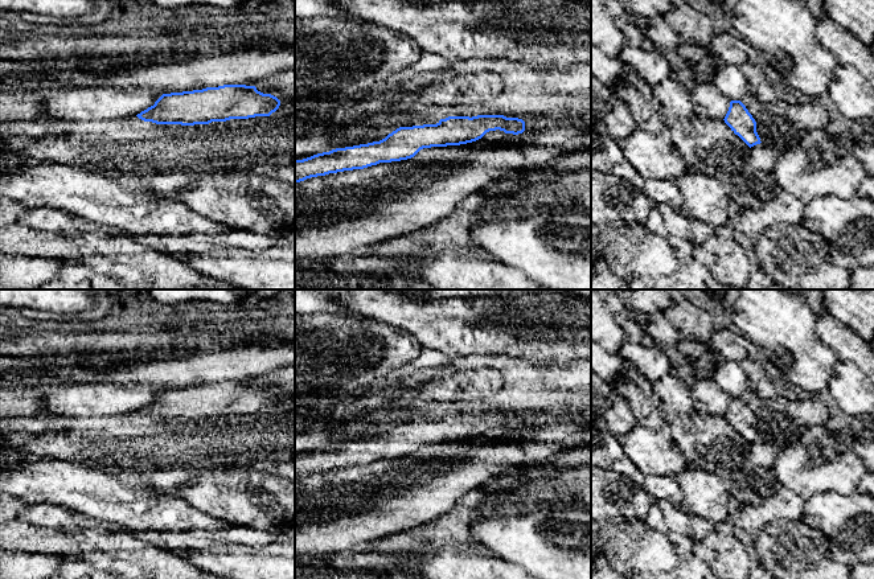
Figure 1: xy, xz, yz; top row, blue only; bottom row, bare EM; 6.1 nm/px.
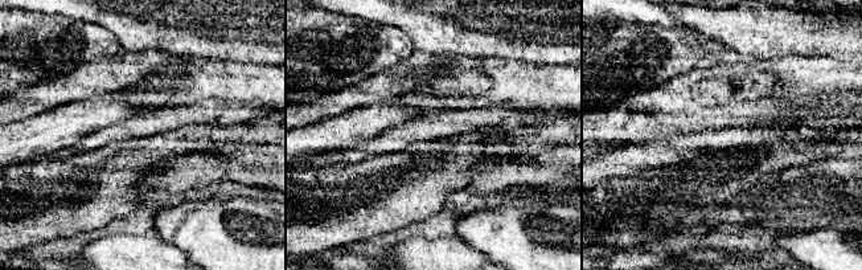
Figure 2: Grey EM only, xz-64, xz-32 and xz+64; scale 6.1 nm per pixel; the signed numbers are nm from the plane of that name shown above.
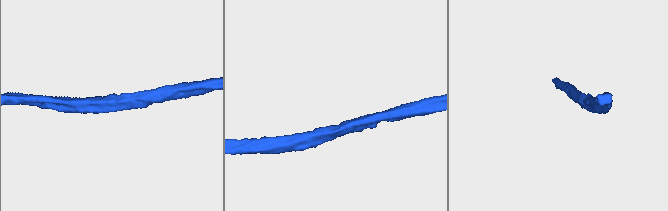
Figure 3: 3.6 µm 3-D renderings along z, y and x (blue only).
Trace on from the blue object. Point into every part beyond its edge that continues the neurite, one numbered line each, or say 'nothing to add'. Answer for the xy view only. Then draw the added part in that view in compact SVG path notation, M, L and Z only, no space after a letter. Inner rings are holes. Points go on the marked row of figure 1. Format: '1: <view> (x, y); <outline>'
nothing to add

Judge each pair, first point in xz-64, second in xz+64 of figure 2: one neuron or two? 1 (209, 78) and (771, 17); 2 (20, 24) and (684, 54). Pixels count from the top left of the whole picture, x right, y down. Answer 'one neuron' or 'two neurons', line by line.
1: two neurons
2: one neuron

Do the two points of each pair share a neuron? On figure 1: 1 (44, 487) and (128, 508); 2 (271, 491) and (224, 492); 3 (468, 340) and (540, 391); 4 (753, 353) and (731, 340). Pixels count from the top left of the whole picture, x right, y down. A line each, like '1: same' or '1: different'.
1: same
2: same
3: different
4: same

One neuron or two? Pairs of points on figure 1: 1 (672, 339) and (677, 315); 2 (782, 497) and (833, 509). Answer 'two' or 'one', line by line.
1: two
2: two

